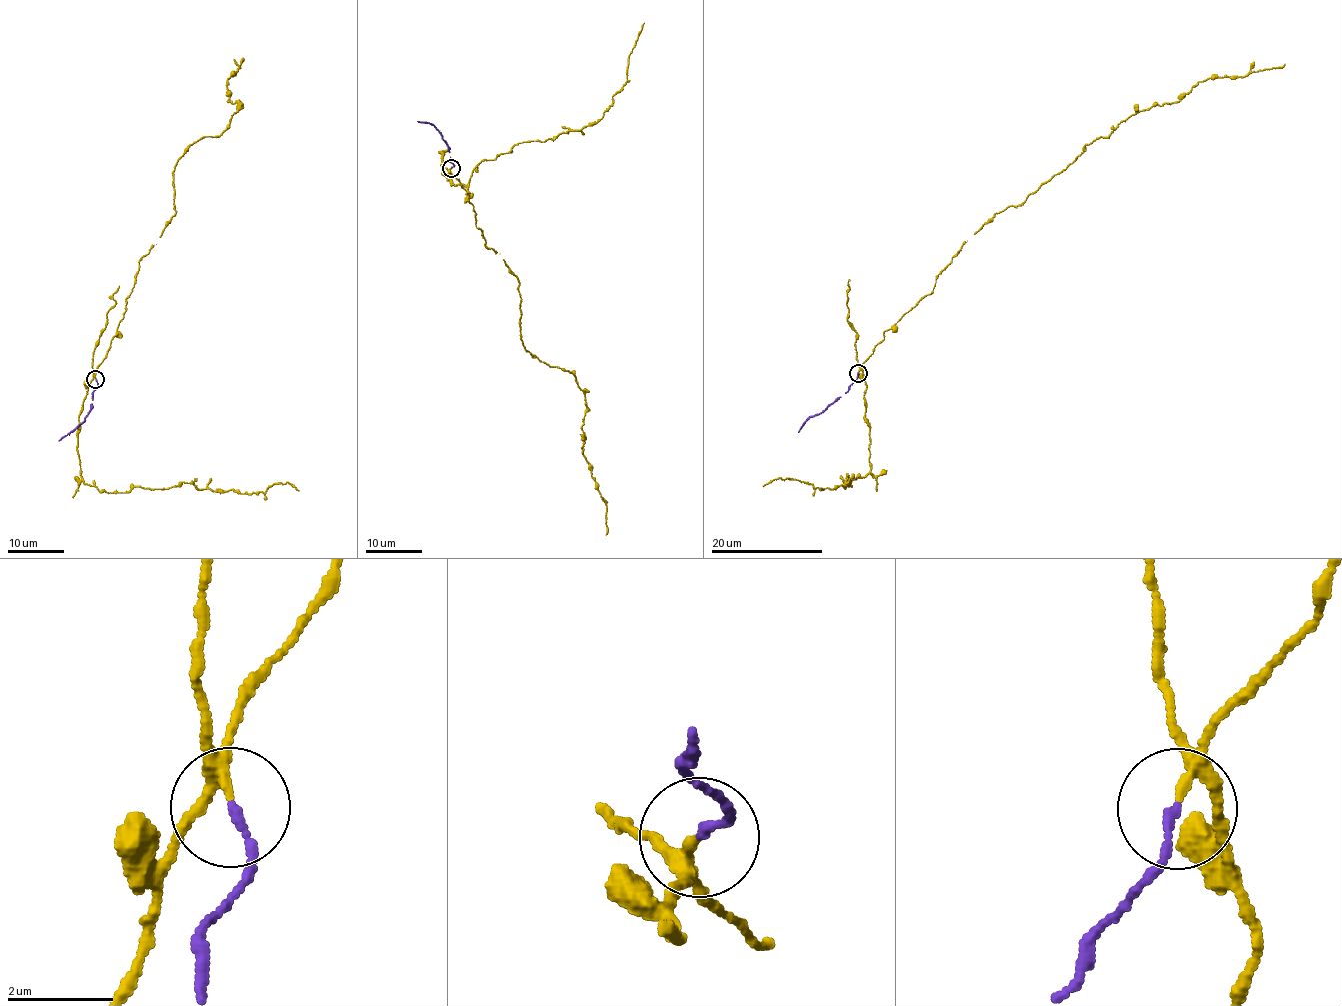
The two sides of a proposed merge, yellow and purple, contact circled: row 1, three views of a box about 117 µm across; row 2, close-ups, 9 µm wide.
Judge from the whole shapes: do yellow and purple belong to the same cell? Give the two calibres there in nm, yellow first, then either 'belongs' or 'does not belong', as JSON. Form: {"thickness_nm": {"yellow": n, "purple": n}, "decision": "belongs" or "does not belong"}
{"thickness_nm": {"yellow": 150, "purple": 160}, "decision": "belongs"}

